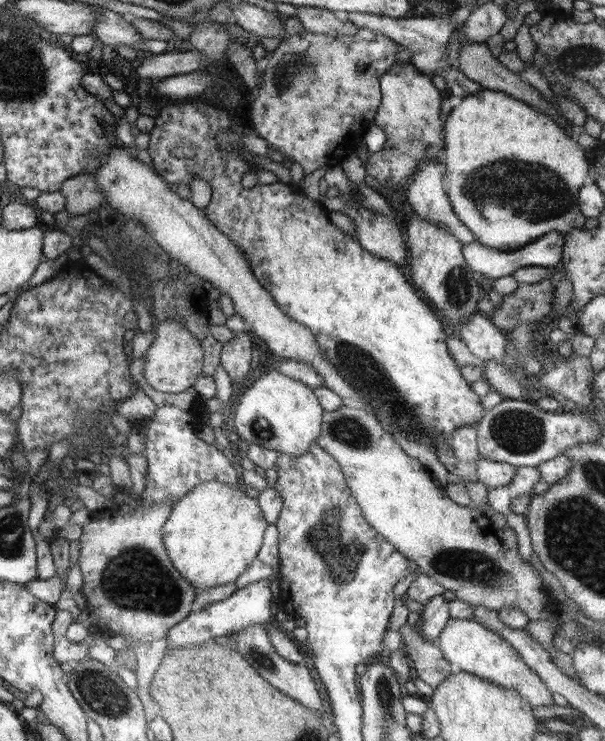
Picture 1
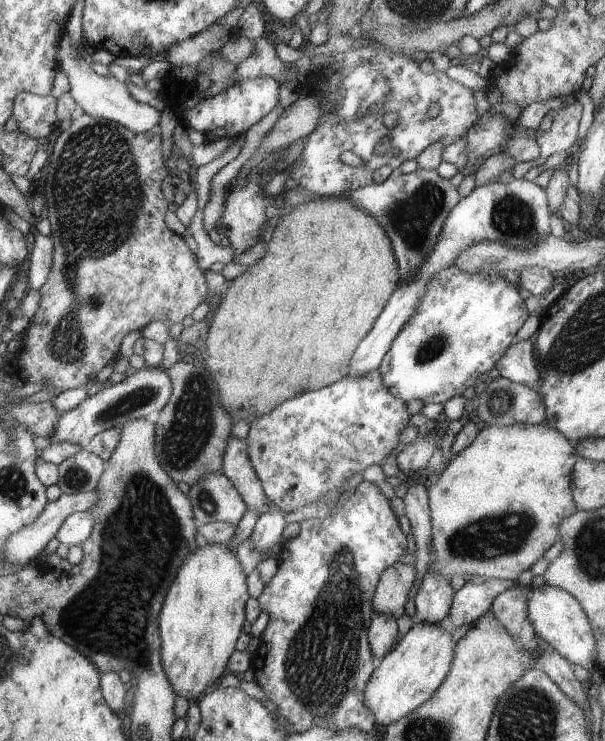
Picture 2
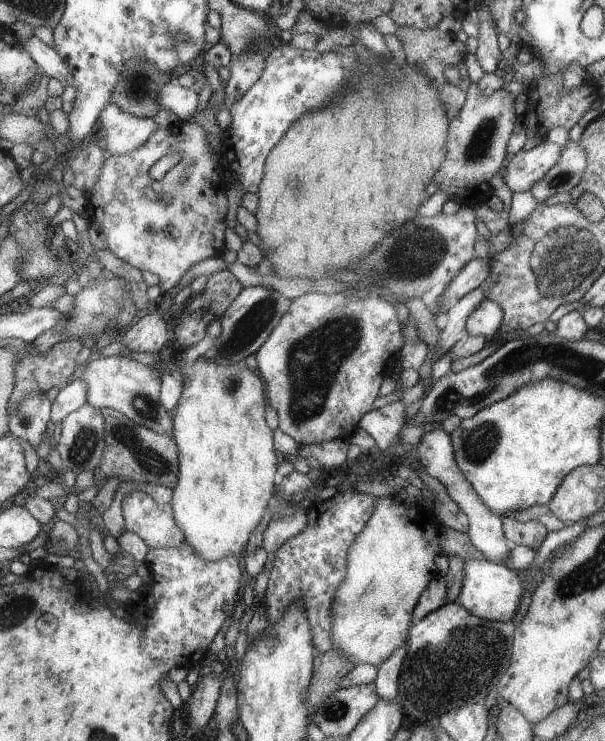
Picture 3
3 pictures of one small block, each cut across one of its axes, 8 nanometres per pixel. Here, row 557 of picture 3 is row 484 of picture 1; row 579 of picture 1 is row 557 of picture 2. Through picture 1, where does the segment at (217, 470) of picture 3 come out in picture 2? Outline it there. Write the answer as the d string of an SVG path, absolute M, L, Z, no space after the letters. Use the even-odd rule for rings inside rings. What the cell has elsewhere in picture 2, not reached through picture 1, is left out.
M200 538L201 543L190 556L182 563L180 570L174 580L165 604L161 608L162 612L162 654L165 671L169 675L169 680L173 683L174 692L177 696L182 696L186 700L193 702L194 696L200 696L206 692L206 688L216 682L226 668L228 658L234 652L234 644L242 634L246 616L244 616L244 604L251 597L246 586L246 572L242 564L238 562L234 548L230 544L218 544L206 542Z

